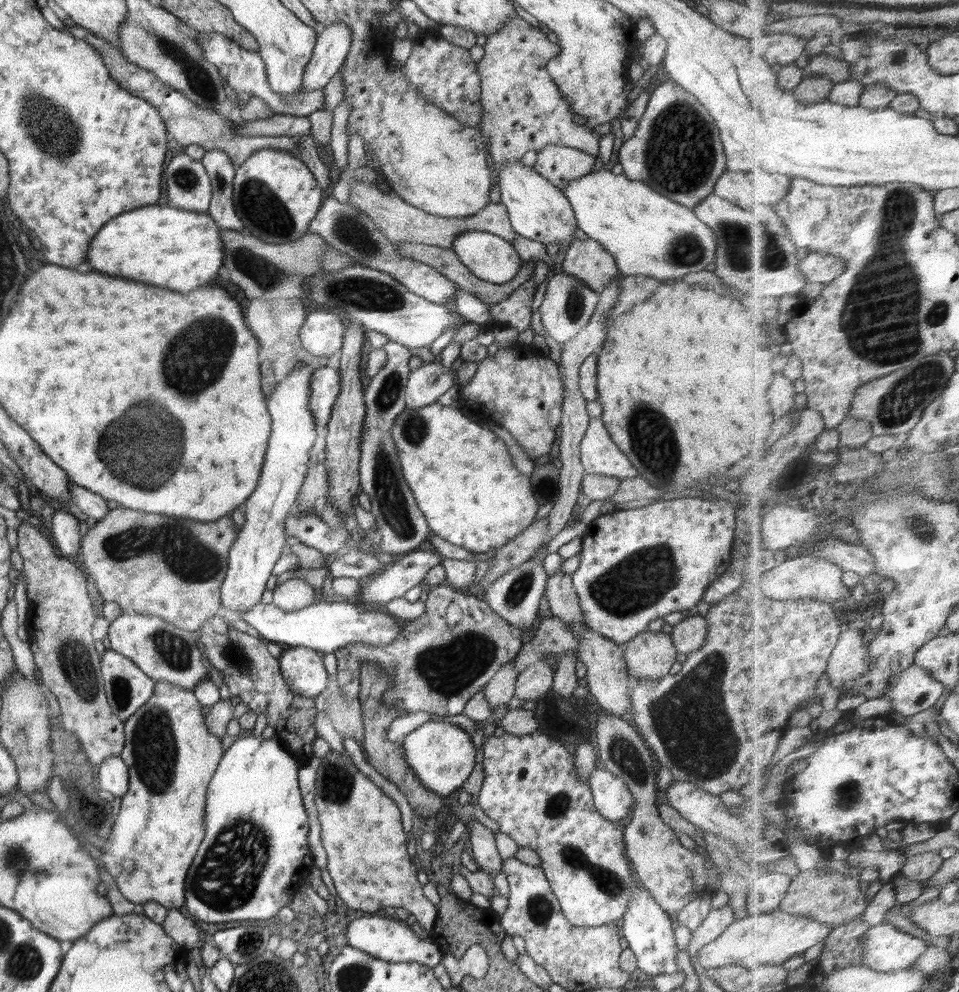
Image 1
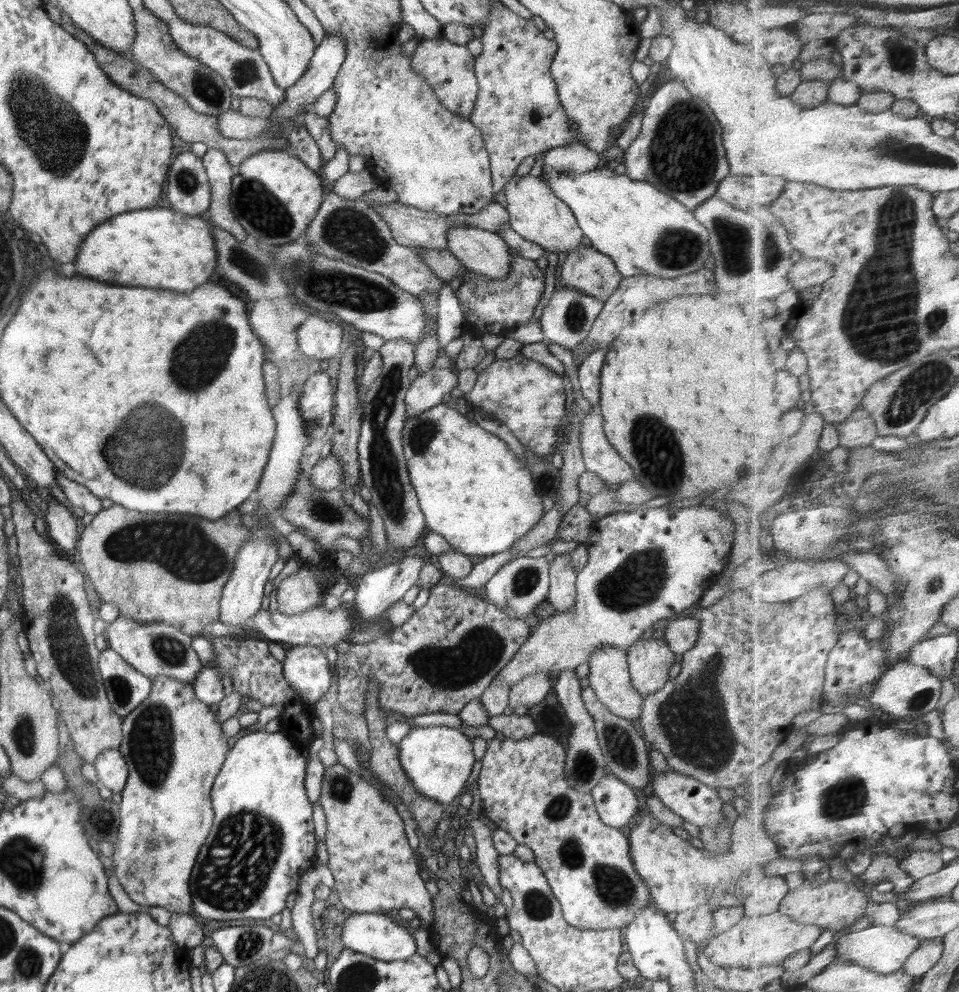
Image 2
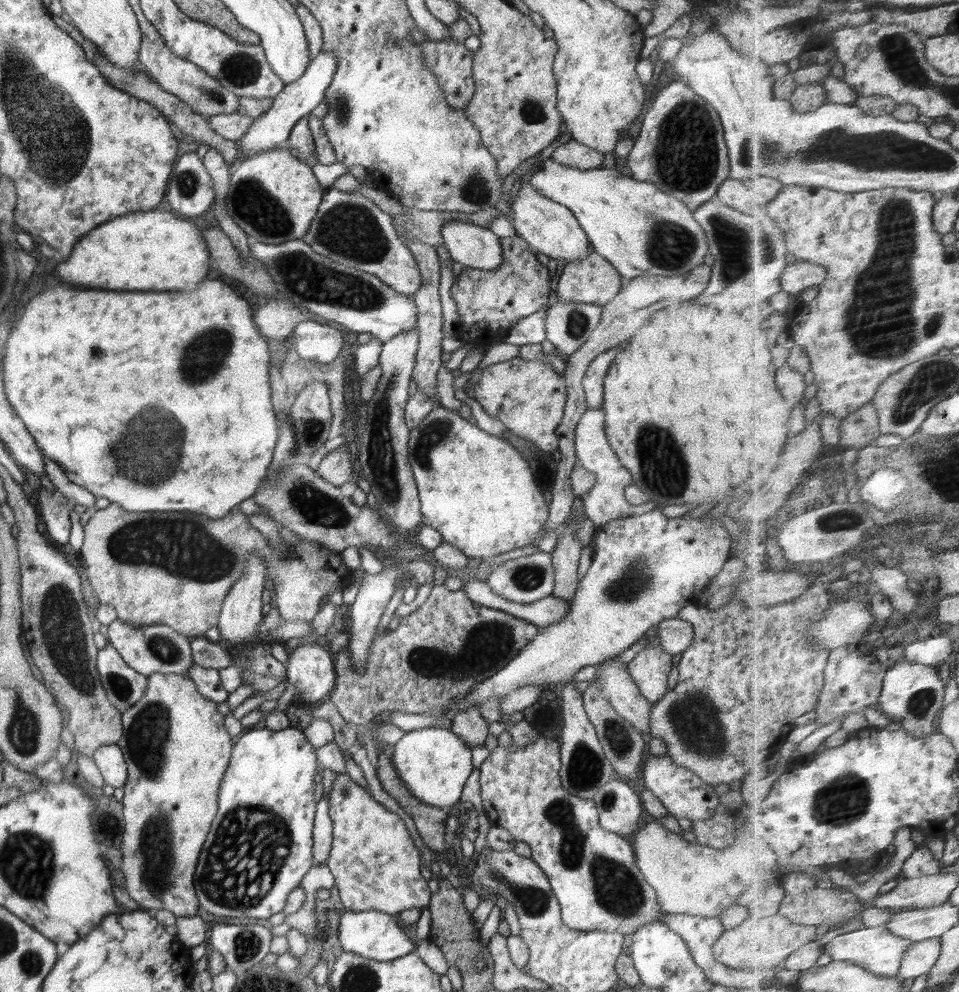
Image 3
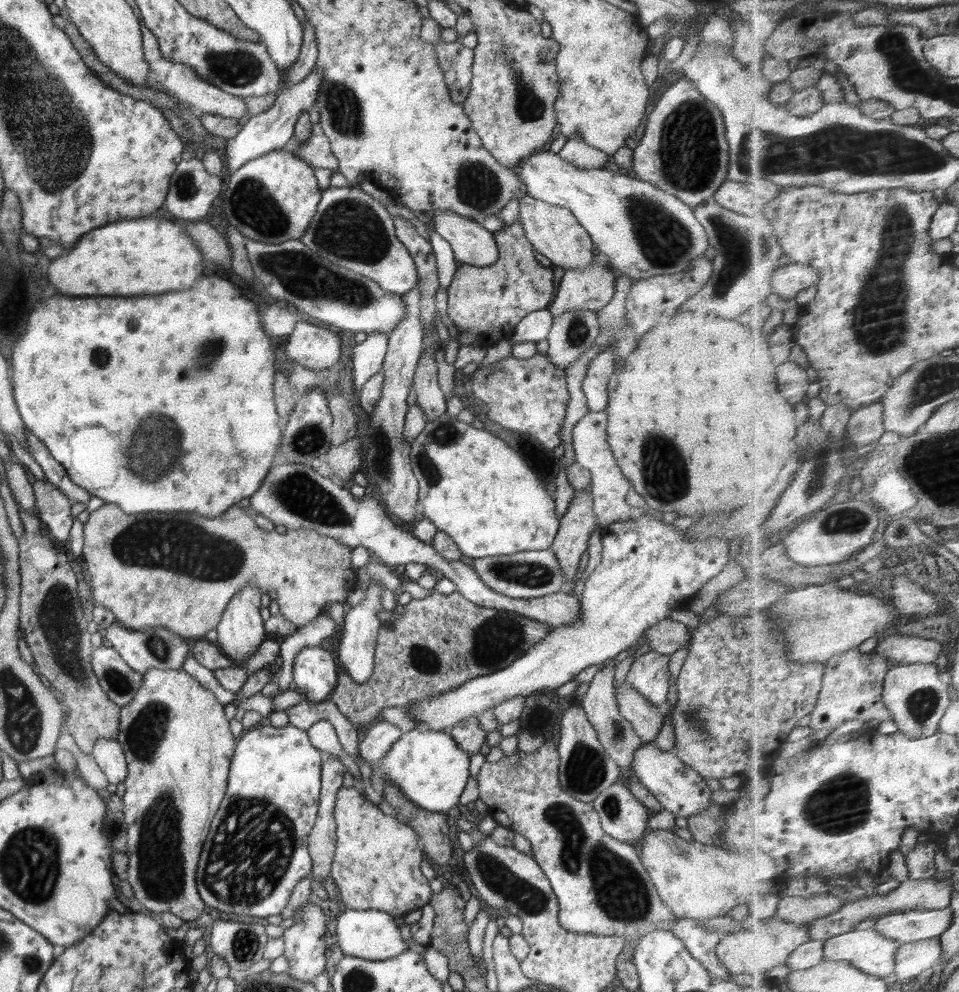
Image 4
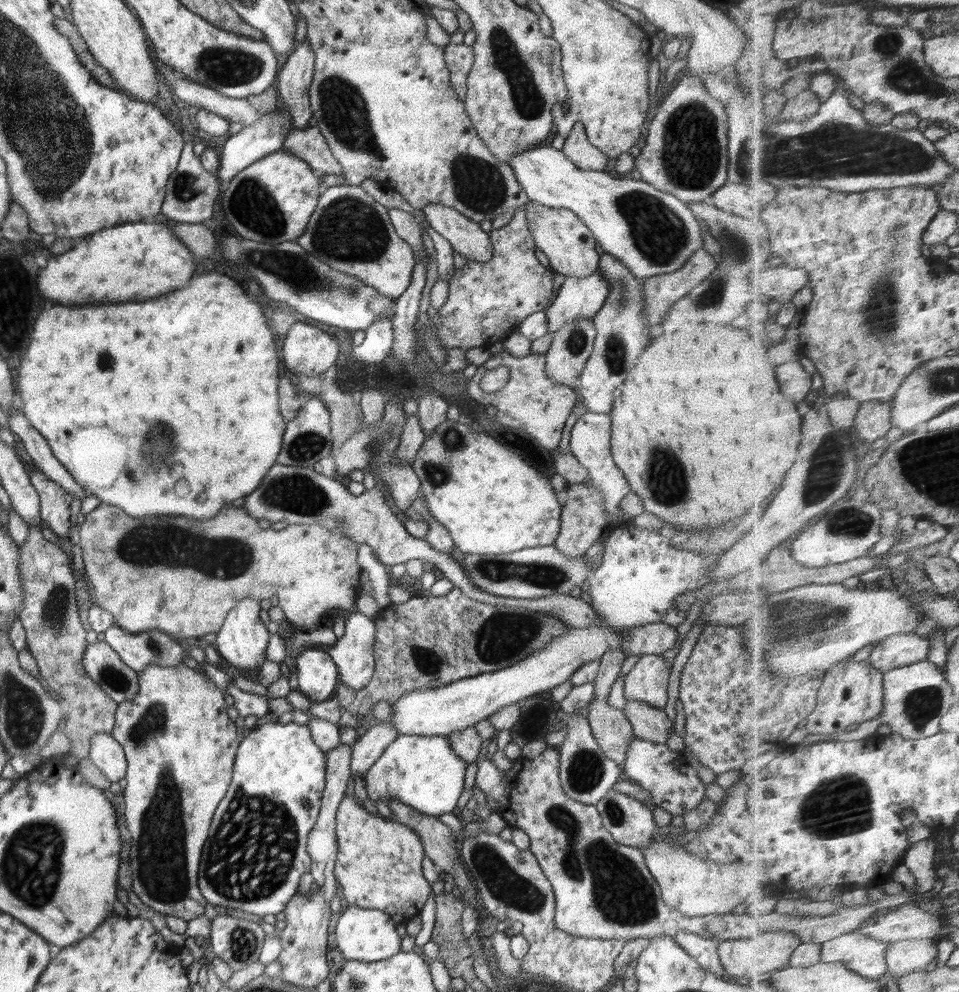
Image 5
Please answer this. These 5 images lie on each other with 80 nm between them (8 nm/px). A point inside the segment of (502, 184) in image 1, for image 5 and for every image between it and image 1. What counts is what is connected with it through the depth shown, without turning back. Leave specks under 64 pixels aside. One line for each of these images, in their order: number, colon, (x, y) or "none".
2: (536, 214)
3: (549, 228)
4: (553, 231)
5: (565, 240)

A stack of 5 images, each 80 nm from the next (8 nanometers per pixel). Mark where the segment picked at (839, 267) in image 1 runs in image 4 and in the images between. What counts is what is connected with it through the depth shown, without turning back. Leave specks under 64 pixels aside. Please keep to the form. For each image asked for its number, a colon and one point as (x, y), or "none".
2: (809, 272)
3: (800, 276)
4: (792, 278)

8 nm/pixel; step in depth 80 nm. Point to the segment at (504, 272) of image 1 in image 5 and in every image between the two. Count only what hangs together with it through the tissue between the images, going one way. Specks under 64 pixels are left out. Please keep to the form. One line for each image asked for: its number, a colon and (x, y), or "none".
2: (480, 251)
3: (473, 246)
4: (471, 243)
5: (467, 238)

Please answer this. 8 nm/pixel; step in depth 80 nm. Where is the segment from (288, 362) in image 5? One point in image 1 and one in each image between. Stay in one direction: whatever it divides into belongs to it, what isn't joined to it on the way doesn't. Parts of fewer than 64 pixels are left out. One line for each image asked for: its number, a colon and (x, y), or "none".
1: (322, 334)
2: (319, 338)
3: (313, 341)
4: (310, 346)

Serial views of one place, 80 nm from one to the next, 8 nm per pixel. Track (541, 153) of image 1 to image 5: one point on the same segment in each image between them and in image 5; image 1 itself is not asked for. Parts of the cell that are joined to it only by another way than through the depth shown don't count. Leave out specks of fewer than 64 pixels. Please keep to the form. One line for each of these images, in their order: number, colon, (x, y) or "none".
2: (572, 158)
3: (572, 153)
4: (575, 151)
5: (586, 156)

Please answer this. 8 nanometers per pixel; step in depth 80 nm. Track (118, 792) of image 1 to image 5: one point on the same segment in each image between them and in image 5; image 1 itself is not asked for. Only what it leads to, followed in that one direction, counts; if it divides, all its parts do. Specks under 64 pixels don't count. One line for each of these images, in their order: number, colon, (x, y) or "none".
2: (111, 768)
3: (109, 759)
4: (108, 754)
5: (106, 753)

